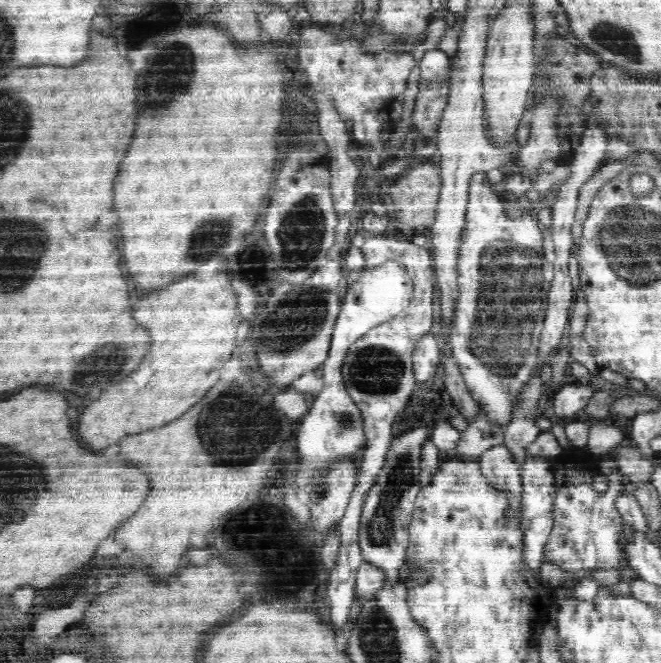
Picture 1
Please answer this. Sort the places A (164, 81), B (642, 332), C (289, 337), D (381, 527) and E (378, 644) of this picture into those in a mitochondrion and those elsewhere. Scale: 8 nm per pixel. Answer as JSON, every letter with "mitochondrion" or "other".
{"A":"mitochondrion","B":"other","C":"mitochondrion","D":"mitochondrion","E":"mitochondrion"}

